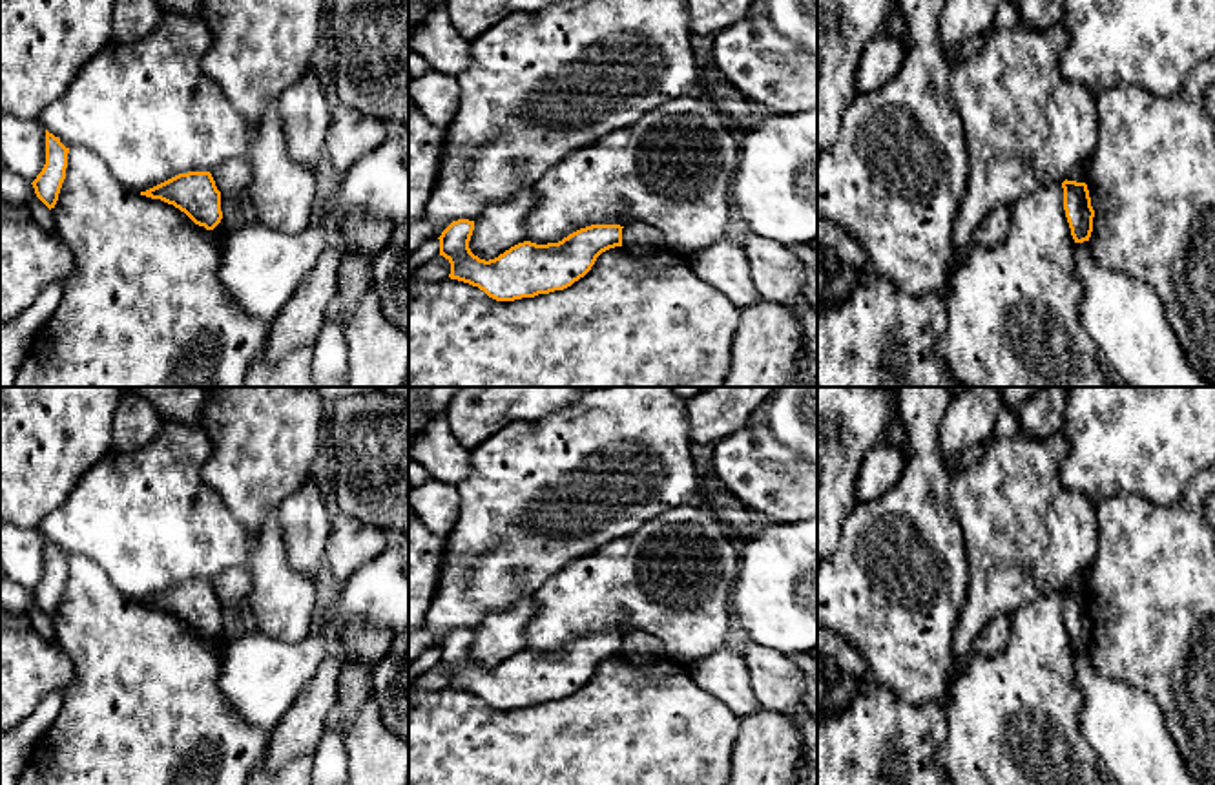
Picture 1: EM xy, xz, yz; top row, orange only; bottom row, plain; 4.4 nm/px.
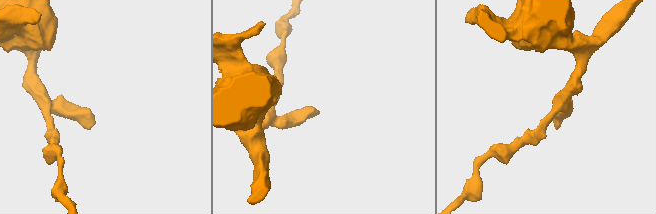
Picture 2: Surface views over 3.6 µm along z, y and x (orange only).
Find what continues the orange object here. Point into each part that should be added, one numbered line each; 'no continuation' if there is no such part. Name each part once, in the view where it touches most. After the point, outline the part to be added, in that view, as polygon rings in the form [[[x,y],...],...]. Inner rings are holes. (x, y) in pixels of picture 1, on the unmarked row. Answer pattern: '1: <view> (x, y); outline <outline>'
no continuation

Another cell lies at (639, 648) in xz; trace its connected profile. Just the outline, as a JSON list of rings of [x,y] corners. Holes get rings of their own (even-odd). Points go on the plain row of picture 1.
[[[629,632],[622,637],[622,655],[642,668],[668,657],[664,644],[642,632]]]

